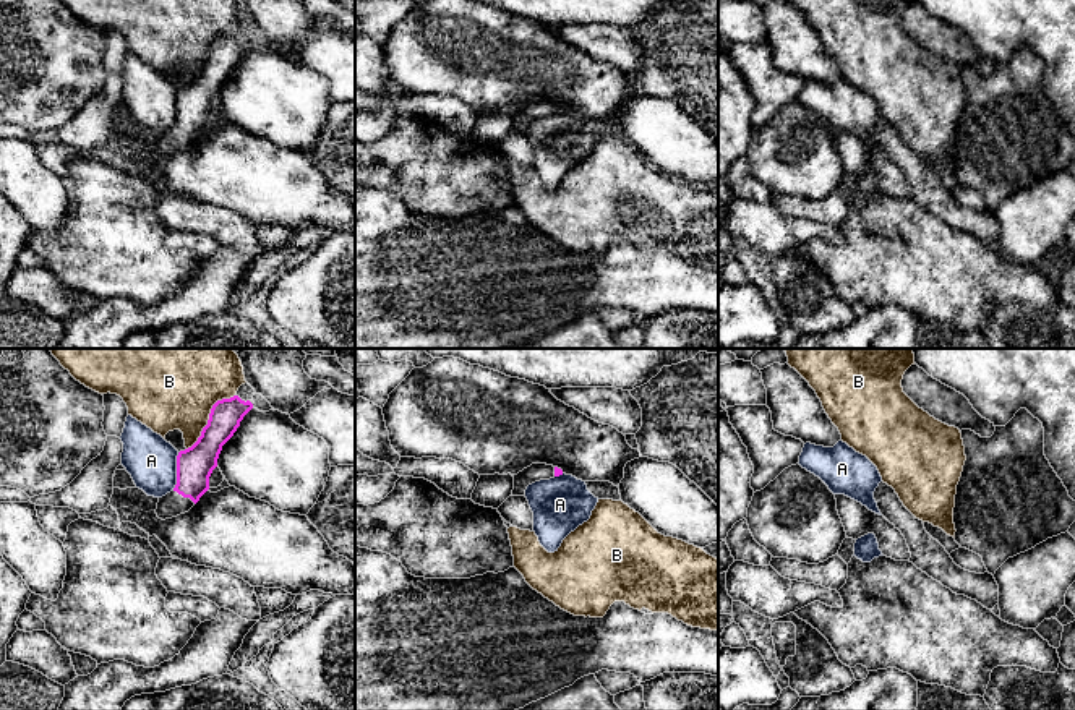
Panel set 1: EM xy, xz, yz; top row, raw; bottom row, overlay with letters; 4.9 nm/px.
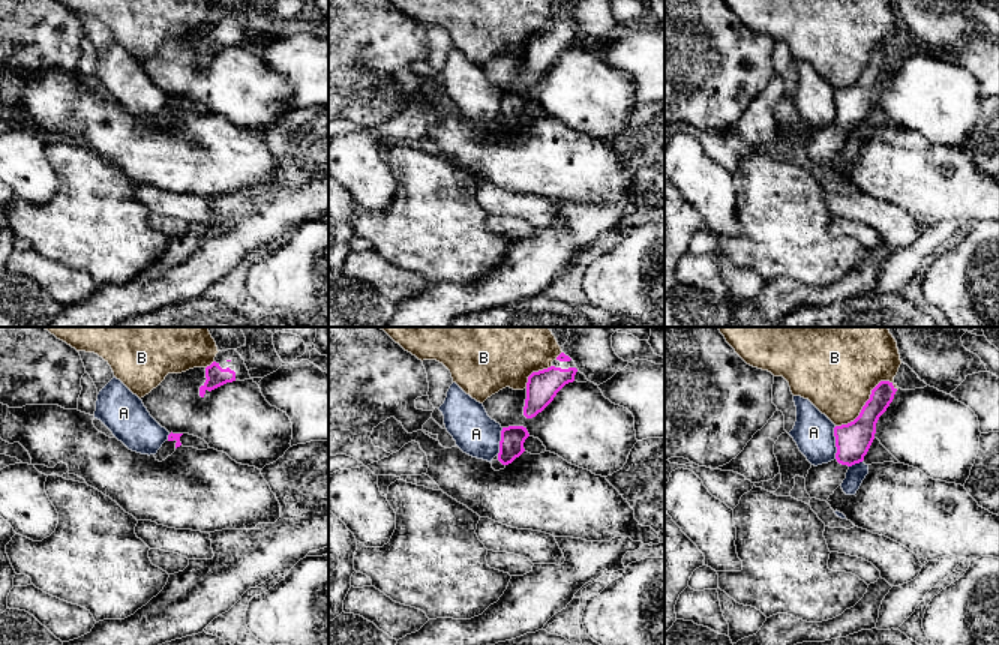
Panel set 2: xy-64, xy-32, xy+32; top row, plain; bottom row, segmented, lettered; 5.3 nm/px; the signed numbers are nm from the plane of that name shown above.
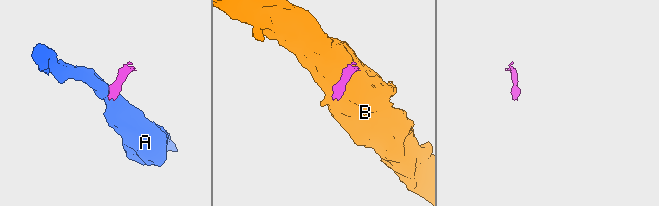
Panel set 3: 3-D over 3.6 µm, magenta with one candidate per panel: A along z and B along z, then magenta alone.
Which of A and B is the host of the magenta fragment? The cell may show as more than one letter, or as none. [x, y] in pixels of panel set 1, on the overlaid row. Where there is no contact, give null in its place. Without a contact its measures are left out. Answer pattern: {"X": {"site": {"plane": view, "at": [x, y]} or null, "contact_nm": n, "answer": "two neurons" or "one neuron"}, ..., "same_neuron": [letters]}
{"A": {"site": {"plane": "xy", "at": [177, 470]}, "contact_nm": 190, "answer": "two neurons"}, "B": {"site": {"plane": "xy", "at": [209, 417]}, "contact_nm": 360, "answer": "two neurons"}, "same_neuron": []}

